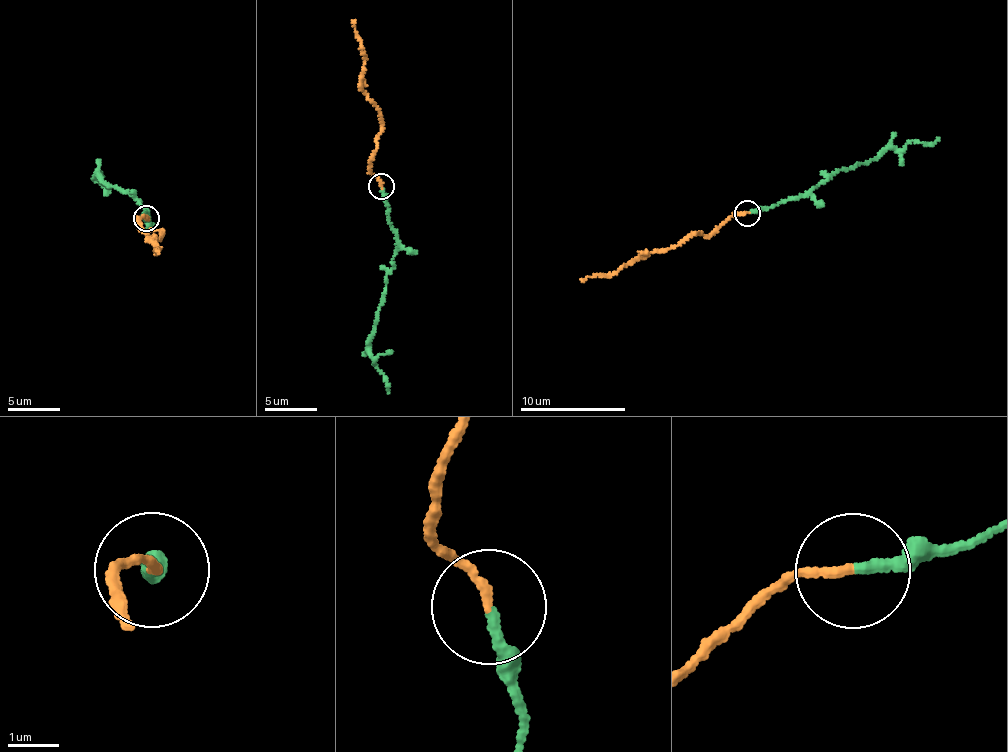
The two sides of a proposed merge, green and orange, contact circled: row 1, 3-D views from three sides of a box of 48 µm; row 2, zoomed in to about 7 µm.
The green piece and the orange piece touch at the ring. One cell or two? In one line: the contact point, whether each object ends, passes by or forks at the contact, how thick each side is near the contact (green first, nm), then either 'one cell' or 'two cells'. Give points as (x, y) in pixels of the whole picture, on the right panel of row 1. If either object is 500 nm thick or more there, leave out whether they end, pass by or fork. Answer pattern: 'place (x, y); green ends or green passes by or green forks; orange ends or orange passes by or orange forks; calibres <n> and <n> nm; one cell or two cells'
place (747, 213); green ends; orange ends; calibres 200 and 170 nm; two cells

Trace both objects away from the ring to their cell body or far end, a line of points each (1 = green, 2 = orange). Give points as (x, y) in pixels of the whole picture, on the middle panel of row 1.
1: (382, 186), (397, 247), (370, 344), (388, 393)
2: (382, 186), (373, 177), (371, 160), (382, 125), (378, 112), (362, 87), (365, 58), (351, 20)

